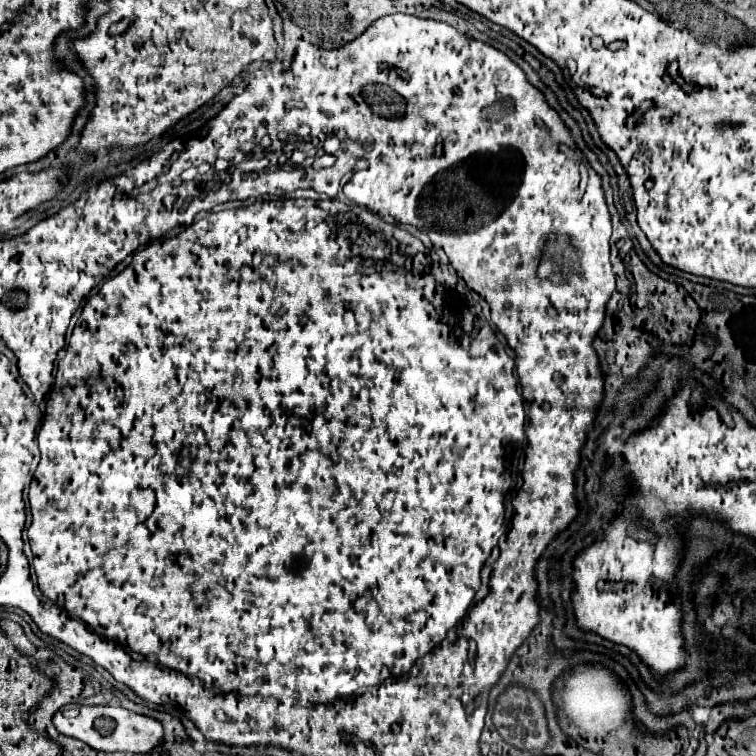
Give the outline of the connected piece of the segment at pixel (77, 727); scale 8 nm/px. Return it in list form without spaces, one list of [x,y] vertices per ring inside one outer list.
[[[81,706],[77,718],[65,718],[61,712],[57,712],[53,722],[61,734],[77,738],[99,752],[149,754],[163,742],[163,726],[159,720],[129,712],[121,706]]]

